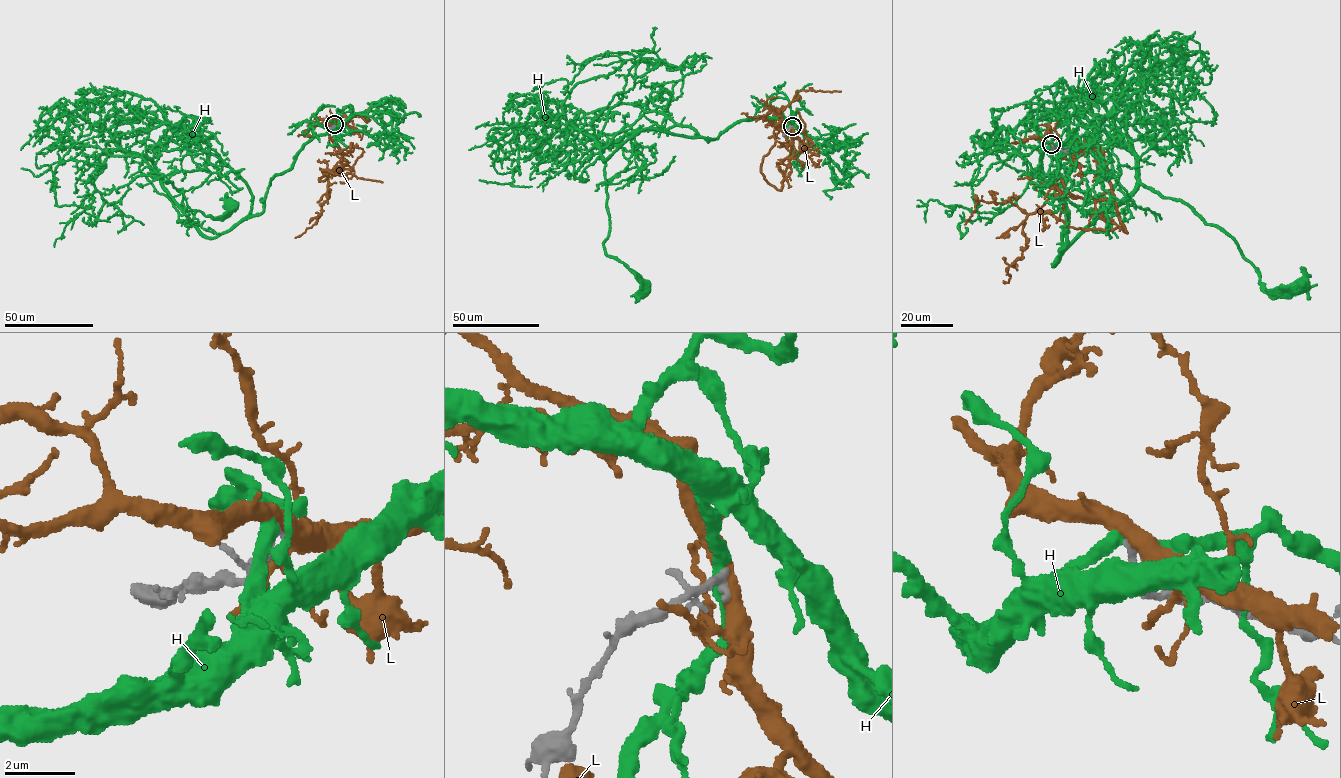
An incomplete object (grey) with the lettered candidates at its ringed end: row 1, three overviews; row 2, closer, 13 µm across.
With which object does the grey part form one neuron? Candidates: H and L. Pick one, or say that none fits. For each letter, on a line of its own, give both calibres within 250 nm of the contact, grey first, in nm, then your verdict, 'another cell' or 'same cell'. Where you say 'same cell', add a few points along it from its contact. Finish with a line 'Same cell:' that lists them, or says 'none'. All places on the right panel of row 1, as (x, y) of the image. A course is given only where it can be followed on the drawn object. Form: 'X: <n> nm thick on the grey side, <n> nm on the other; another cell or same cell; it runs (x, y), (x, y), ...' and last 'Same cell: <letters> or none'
H: 260 nm thick on the grey side, 340 nm on the other; another cell
L: 260 nm thick on the grey side, 440 nm on the other; another cell
Same cell: none

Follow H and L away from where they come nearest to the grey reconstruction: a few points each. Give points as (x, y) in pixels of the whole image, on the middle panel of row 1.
H: (792, 126), (782, 118), (737, 121), (708, 141), (645, 128), (606, 158), (604, 250), (638, 275), (641, 292)
L: (792, 126), (800, 151), (777, 166), (777, 189), (761, 163), (781, 112), (797, 91), (841, 91)

